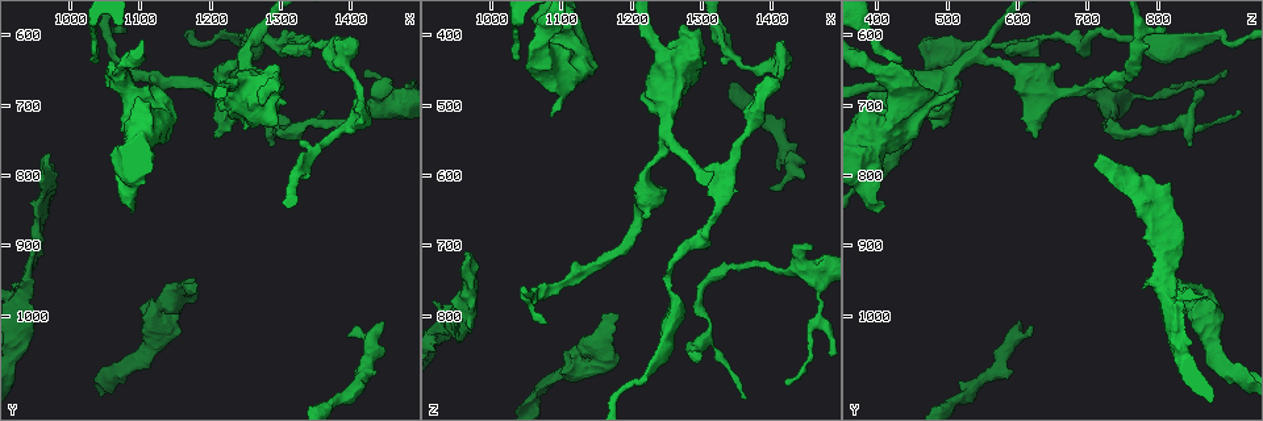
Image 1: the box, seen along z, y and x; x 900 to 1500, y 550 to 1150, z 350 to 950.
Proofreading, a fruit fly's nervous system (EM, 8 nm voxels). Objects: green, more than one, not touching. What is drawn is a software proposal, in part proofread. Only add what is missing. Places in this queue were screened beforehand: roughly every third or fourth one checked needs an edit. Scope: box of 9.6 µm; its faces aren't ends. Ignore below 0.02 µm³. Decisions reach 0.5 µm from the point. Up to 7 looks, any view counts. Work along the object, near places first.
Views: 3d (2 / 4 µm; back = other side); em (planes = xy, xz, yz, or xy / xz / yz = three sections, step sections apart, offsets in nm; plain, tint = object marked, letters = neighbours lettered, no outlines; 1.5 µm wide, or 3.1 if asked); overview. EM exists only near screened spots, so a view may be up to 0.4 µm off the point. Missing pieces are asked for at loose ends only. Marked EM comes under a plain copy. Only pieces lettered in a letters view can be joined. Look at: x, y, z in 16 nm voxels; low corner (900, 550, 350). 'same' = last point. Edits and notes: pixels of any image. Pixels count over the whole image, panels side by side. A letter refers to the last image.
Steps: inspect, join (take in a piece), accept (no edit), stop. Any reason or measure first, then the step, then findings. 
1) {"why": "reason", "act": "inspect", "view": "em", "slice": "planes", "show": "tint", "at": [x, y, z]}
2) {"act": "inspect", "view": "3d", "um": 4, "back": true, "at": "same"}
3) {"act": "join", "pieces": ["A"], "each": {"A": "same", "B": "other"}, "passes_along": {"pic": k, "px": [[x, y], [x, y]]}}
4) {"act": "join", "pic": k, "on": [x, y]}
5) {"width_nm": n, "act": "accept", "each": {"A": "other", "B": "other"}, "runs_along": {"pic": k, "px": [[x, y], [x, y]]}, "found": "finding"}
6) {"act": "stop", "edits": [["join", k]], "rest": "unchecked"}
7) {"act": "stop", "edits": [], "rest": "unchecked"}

{"why": "free end", "act": "inspect", "view": "3d", "um": 2, "at": [1420, 660, 895]}

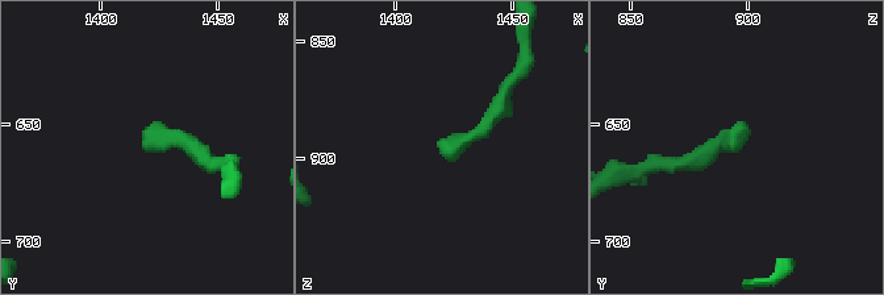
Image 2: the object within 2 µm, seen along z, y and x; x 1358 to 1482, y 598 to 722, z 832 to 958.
{"why": "now the EM", "act": "inspect", "view": "em", "slice": "planes", "show": "letters", "at": [1418, 661, 895]}

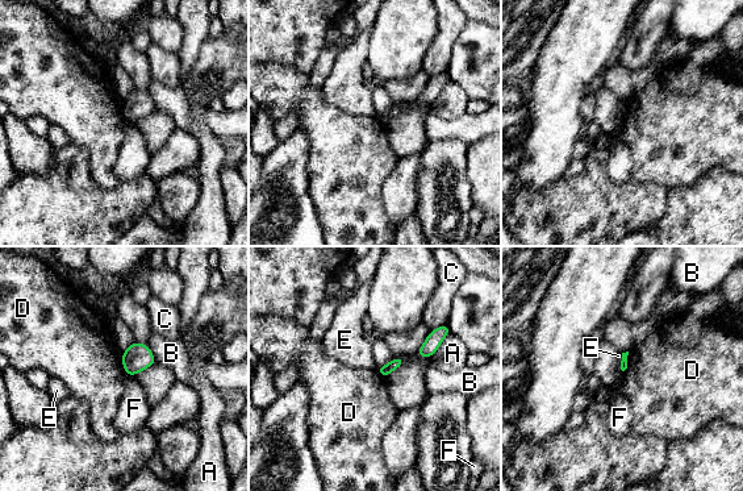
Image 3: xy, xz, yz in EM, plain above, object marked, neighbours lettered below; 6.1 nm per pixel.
{"longest_contact_nm": ["A", 200], "act": "accept", "each": {"A": "other", "B": "other", "C": "other", "D": "other", "E": "other", "F": "other"}, "found": "none of them fits"}

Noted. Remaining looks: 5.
{"why": "branch stops here", "act": "inspect", "view": "em", "slice": "planes", "show": "letters", "at": [1300, 675, 865]}

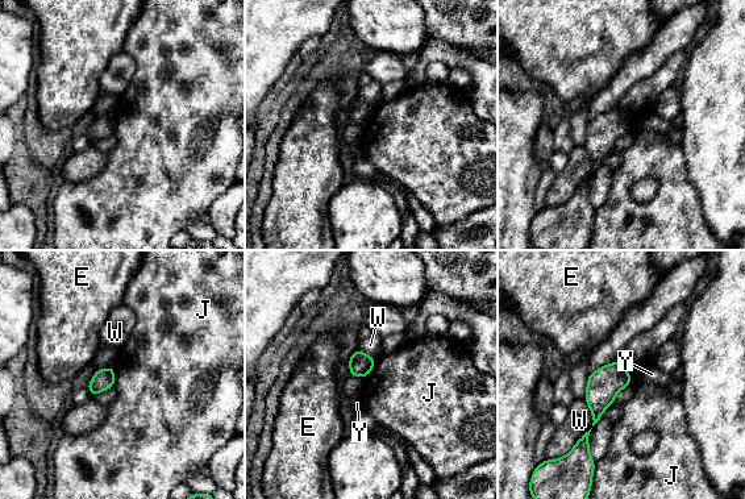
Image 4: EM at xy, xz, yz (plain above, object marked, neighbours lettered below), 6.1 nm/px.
{"longest_contact_nm": ["W", 260], "act": "accept", "each": {"E": "other", "J": "other", "W": "other", "Y": "other"}, "found": "no lettered piece goes on from it"}

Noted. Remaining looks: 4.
{"act": "inspect", "view": "3d", "um": 2, "at": [1080, 845, 415]}

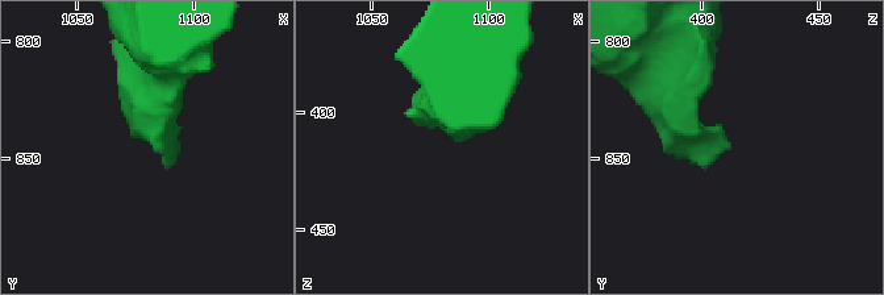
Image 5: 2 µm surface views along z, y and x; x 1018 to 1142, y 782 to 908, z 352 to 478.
{"why": "shape alone is not enough", "act": "inspect", "view": "em", "slice": "xy", "step": 8, "show": "letters", "at": [1084, 845, 411]}

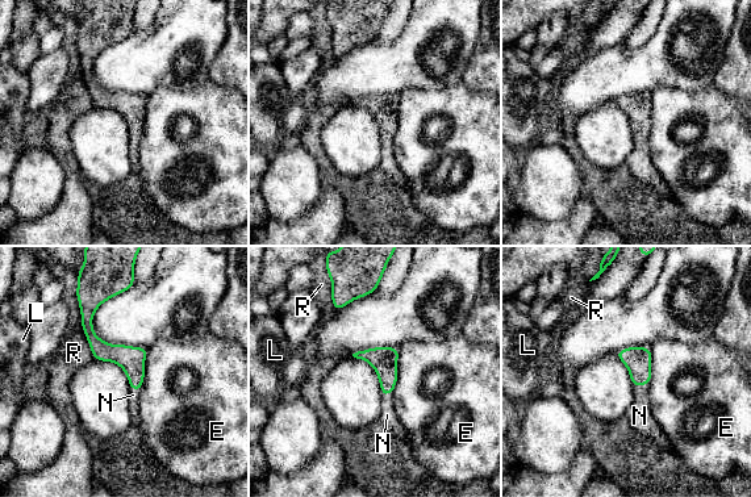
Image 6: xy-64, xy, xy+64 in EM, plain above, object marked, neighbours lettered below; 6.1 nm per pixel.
{"why": "another direction", "act": "inspect", "view": "em", "slice": "planes", "show": "letters", "at": "same"}

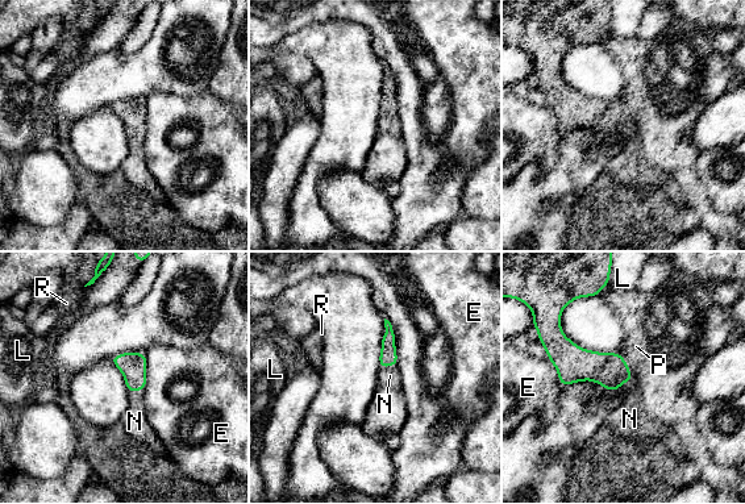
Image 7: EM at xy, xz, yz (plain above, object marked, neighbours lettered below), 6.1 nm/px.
{"act": "join", "pic": 7, "on": [390, 375], "each": {"E": "other", "L": "other", "N": "same", "P": "other", "R": "other"}, "passes_along": {"pic": 7, "px": [[388, 357], [387, 366], [390, 375]]}, "found": "it goes on there"}

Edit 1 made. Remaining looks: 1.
{"act": "stop", "edits": [["join", 7]], "rest": "unchecked"}

